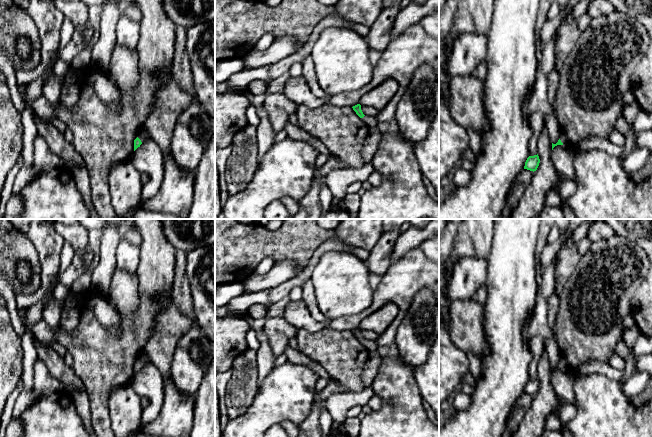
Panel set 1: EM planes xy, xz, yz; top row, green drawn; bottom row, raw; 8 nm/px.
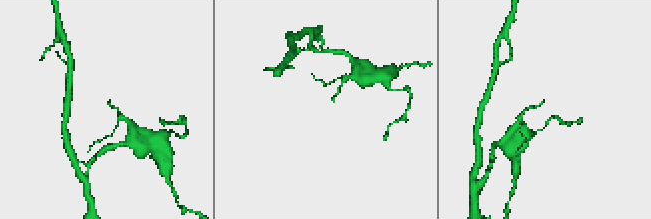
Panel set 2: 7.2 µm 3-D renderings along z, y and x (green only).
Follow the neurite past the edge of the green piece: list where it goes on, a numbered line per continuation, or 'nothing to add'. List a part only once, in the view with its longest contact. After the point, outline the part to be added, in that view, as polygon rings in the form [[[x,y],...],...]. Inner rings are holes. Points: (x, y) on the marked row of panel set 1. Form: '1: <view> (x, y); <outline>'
1: xy (146, 134); [[[145,129],[145,132],[142,135],[138,136],[138,138],[141,140],[142,143],[144,142],[144,140],[146,138],[149,138],[149,137],[151,137],[151,136],[150,136],[150,133],[147,129]]]

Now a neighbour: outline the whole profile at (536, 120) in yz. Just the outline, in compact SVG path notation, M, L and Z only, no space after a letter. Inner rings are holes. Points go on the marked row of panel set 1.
M541 112L529 114L529 124L533 130L529 142L529 155L534 156L538 154L538 140L545 127L545 114Z

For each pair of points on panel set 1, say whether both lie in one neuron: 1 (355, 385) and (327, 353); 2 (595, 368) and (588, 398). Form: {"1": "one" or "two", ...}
{"1": "one", "2": "two"}

